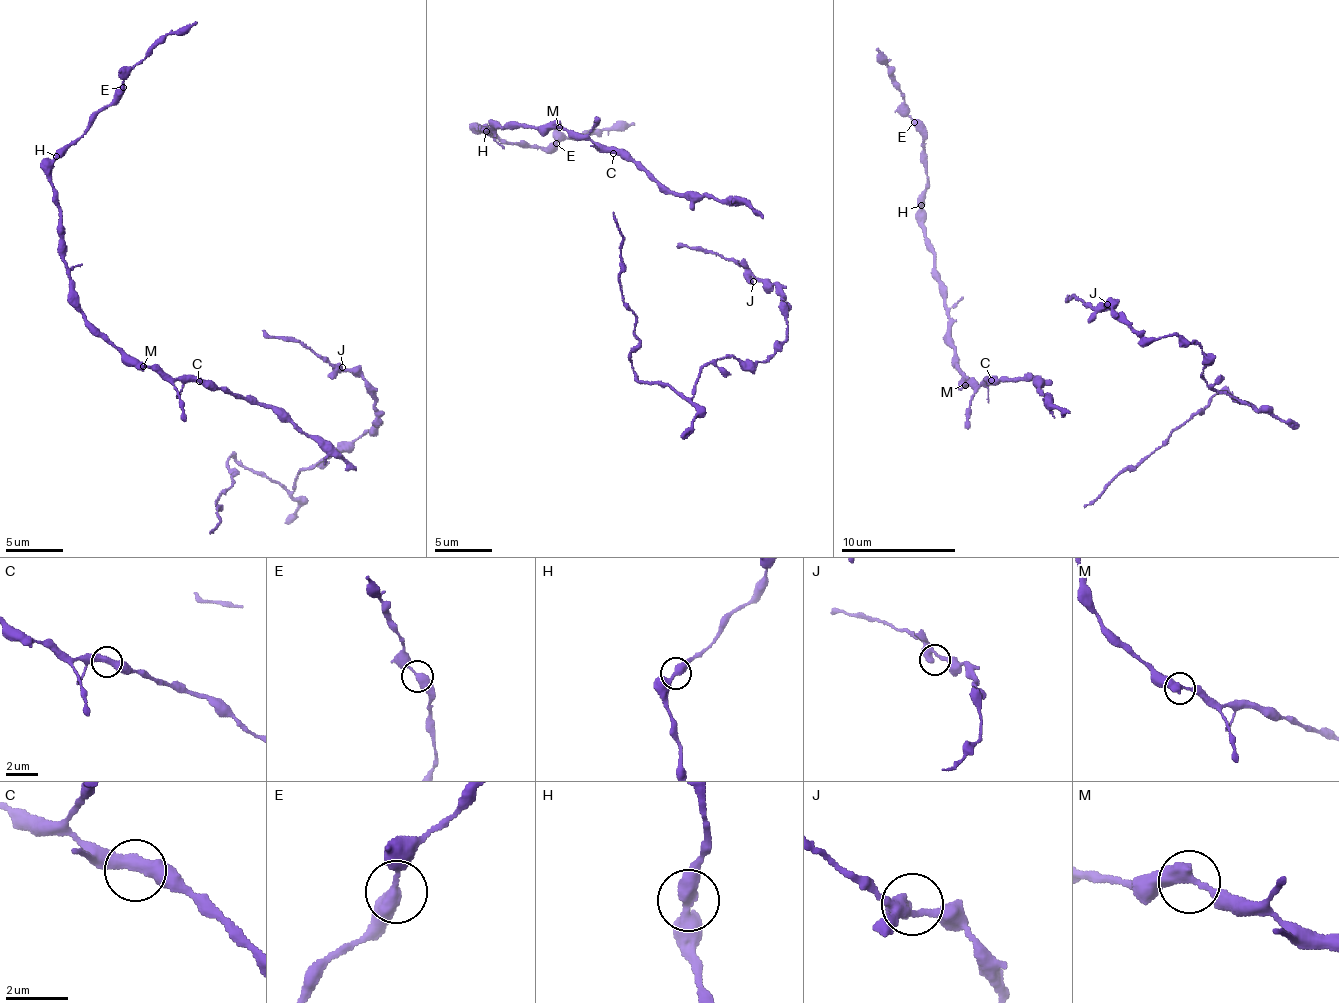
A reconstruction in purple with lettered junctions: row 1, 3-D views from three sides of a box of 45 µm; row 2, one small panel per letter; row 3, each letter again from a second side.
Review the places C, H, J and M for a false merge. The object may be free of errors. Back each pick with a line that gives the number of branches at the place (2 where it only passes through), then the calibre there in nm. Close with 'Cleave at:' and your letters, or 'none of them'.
Cleave at: none of them

